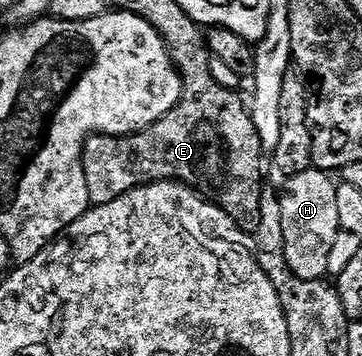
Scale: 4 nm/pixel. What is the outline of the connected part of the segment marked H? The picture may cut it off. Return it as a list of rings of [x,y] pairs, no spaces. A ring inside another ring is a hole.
[[[311,168],[300,175],[289,178],[285,182],[286,190],[281,190],[282,210],[284,211],[284,255],[288,259],[288,267],[300,279],[309,281],[323,280],[328,274],[328,254],[332,251],[332,243],[336,243],[336,235],[340,232],[340,210],[336,208],[336,191],[338,185],[329,172]]]

